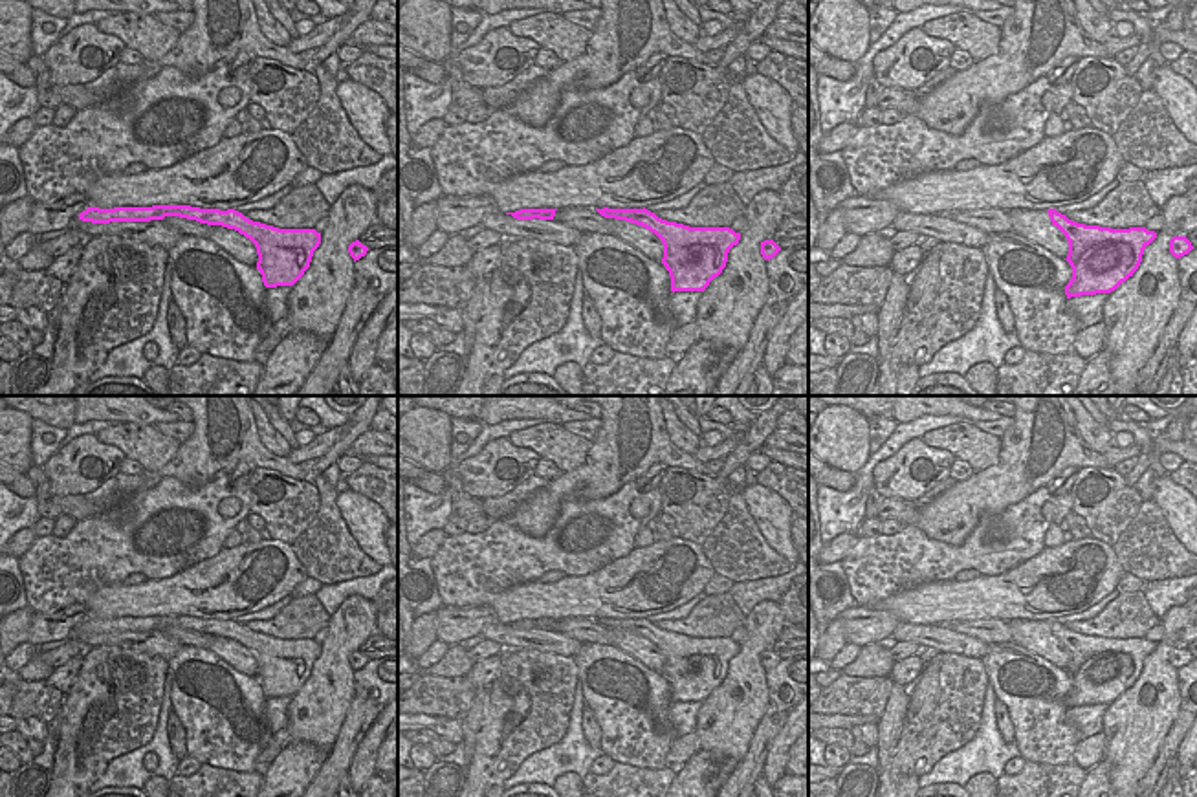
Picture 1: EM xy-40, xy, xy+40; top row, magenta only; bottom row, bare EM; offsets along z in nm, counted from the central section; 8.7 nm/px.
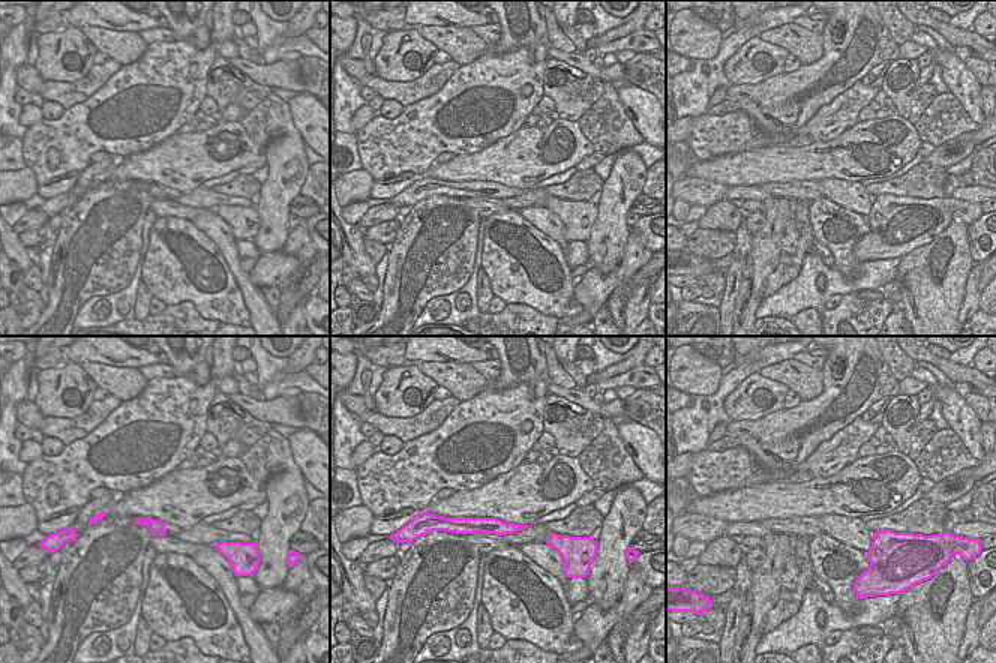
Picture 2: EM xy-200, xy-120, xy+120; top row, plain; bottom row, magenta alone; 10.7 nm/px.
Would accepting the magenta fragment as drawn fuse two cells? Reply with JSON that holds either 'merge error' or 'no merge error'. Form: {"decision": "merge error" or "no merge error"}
{"decision": "merge error"}

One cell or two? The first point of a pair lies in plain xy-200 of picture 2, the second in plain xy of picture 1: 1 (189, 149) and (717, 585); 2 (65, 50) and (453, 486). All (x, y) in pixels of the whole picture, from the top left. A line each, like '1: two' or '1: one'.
1: two
2: two

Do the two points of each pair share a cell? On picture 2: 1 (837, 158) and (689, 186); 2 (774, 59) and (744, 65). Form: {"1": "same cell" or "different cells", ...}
{"1": "different cells", "2": "same cell"}

